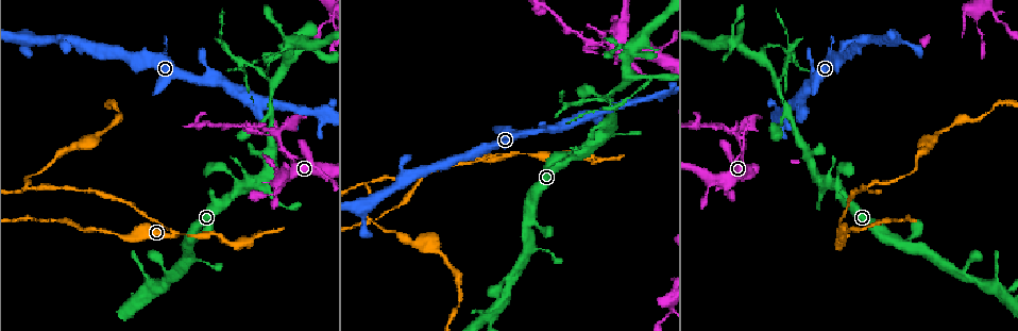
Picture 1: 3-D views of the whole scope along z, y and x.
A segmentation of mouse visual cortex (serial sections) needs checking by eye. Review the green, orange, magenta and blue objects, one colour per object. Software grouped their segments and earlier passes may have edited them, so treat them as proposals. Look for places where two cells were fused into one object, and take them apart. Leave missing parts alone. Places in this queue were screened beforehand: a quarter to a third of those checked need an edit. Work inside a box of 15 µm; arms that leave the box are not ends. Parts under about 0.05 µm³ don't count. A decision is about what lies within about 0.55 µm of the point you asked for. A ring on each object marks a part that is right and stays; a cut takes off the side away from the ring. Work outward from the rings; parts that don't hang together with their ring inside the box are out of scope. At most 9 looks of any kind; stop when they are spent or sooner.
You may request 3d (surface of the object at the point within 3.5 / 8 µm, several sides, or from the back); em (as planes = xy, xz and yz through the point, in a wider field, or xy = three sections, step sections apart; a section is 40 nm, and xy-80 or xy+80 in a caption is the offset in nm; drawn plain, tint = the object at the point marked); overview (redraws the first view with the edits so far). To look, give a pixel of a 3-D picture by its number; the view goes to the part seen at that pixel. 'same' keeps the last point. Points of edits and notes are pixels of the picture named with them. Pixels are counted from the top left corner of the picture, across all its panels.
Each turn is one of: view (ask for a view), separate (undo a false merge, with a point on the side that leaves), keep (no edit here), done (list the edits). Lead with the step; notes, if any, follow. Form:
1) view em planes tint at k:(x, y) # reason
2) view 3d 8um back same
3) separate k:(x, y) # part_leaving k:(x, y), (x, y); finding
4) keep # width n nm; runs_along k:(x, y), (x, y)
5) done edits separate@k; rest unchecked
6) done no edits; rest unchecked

view 3d 3.5um at 1:(725, 194) # thin neck

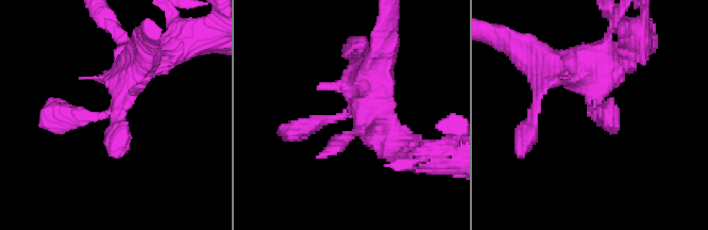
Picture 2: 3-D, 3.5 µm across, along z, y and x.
view em xy step 1 plain at 2:(101, 116) # need the tissue

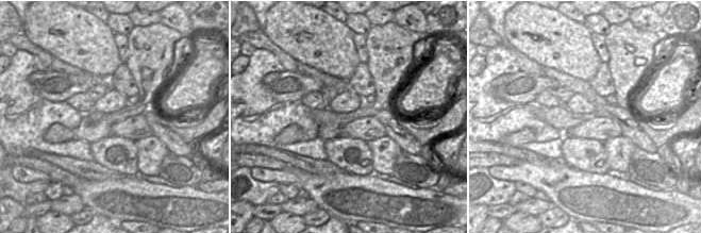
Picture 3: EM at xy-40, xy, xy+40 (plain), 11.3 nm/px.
view em xy step 1 tint same

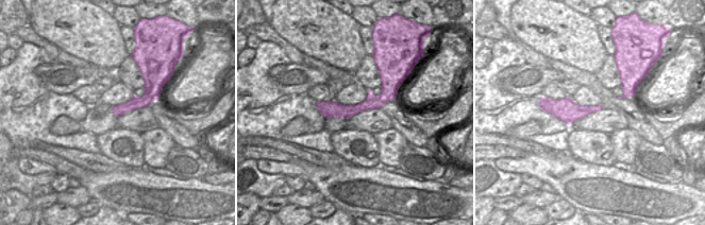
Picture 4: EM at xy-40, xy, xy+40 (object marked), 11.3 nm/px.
keep # runs_along 4:(395, 88), (355, 109), (319, 104); all the same cell

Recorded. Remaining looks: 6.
view 3d 3.5um at 1:(194, 237) # sudden change in width

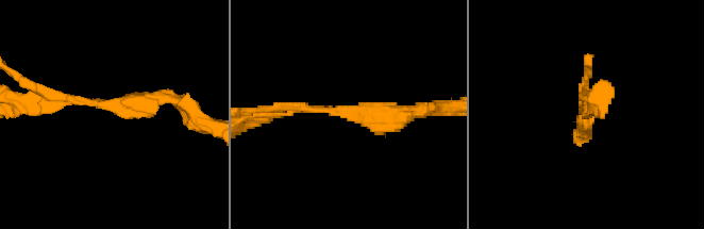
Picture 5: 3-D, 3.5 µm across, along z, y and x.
view em xy step 2 tint at 5:(354, 111) # arm_widths 150, 200 nm

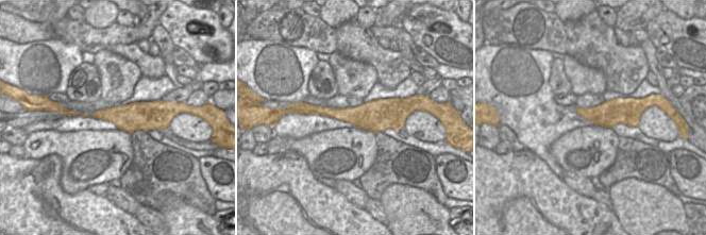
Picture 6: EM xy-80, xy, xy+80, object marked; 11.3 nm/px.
separate 5:(588, 64) # a second cell is stuck on

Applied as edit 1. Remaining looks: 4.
view 3d 8um at 1:(291, 41) # abrupt turn

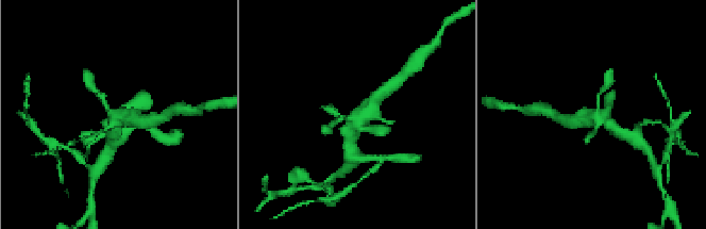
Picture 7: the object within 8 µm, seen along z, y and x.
view 3d 3.5um at 7:(356, 120) # zoom in

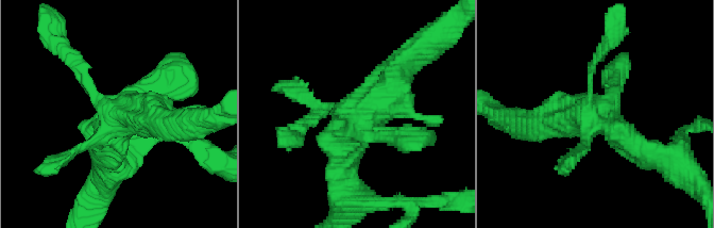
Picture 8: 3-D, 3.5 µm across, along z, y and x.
keep # continuous, no second cell

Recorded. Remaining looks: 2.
view 3d 3.5um at 1:(616, 53) # narrows sharply

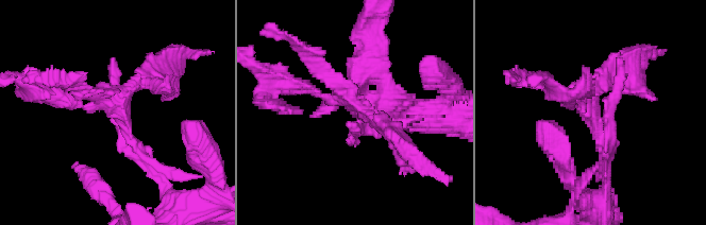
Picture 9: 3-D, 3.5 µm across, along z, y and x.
view em xy step 3 tint at 9:(118, 104)

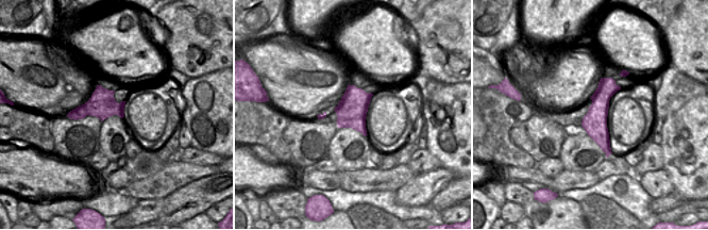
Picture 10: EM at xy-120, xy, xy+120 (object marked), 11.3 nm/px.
separate 9:(355, 103) # part_leaving 9:(362, 116), (346, 97), (283, 81); two cells meet here

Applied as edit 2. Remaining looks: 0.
done edits separate@5, separate@9; rest unchecked

